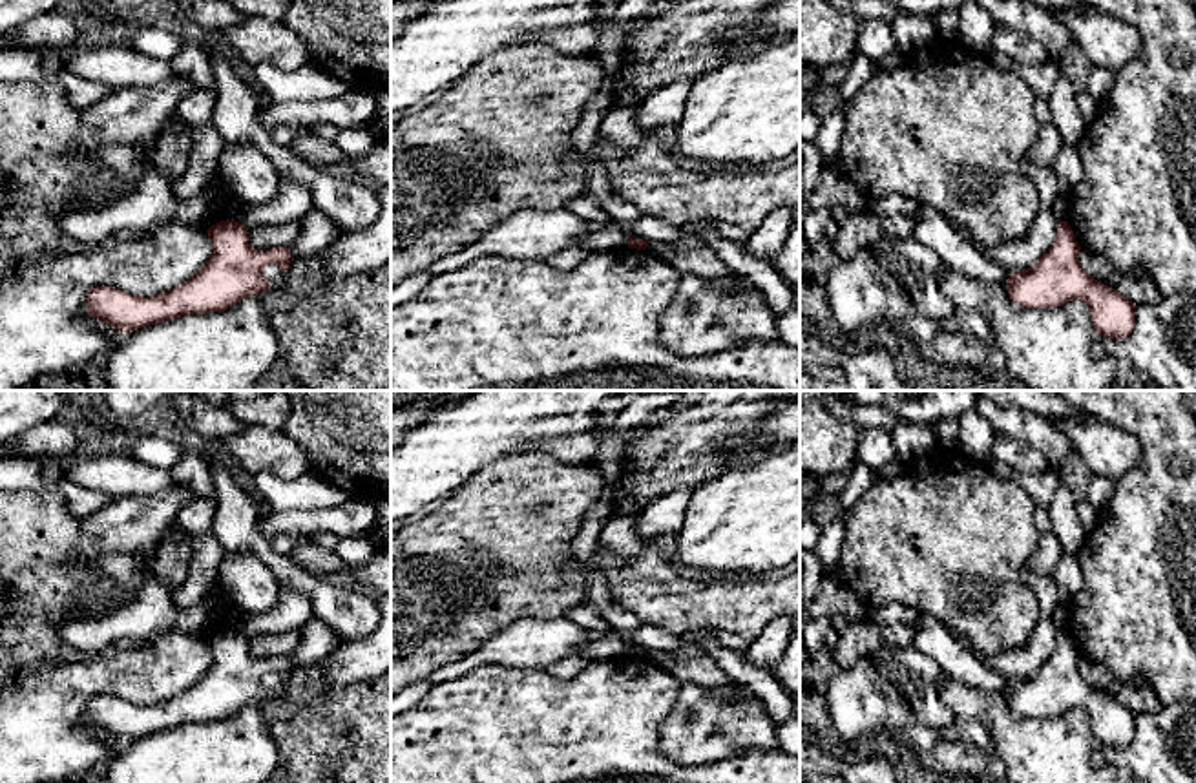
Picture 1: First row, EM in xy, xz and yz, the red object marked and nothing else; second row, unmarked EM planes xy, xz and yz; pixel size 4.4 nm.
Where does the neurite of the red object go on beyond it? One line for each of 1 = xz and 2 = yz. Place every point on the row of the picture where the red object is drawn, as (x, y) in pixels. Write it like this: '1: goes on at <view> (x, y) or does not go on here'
1: does not go on here
2: does not go on here

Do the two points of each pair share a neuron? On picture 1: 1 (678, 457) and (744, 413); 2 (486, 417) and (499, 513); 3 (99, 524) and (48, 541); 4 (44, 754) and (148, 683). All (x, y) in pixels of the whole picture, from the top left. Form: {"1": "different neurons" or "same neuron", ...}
{"1": "same neuron", "2": "different neurons", "3": "different neurons", "4": "same neuron"}

